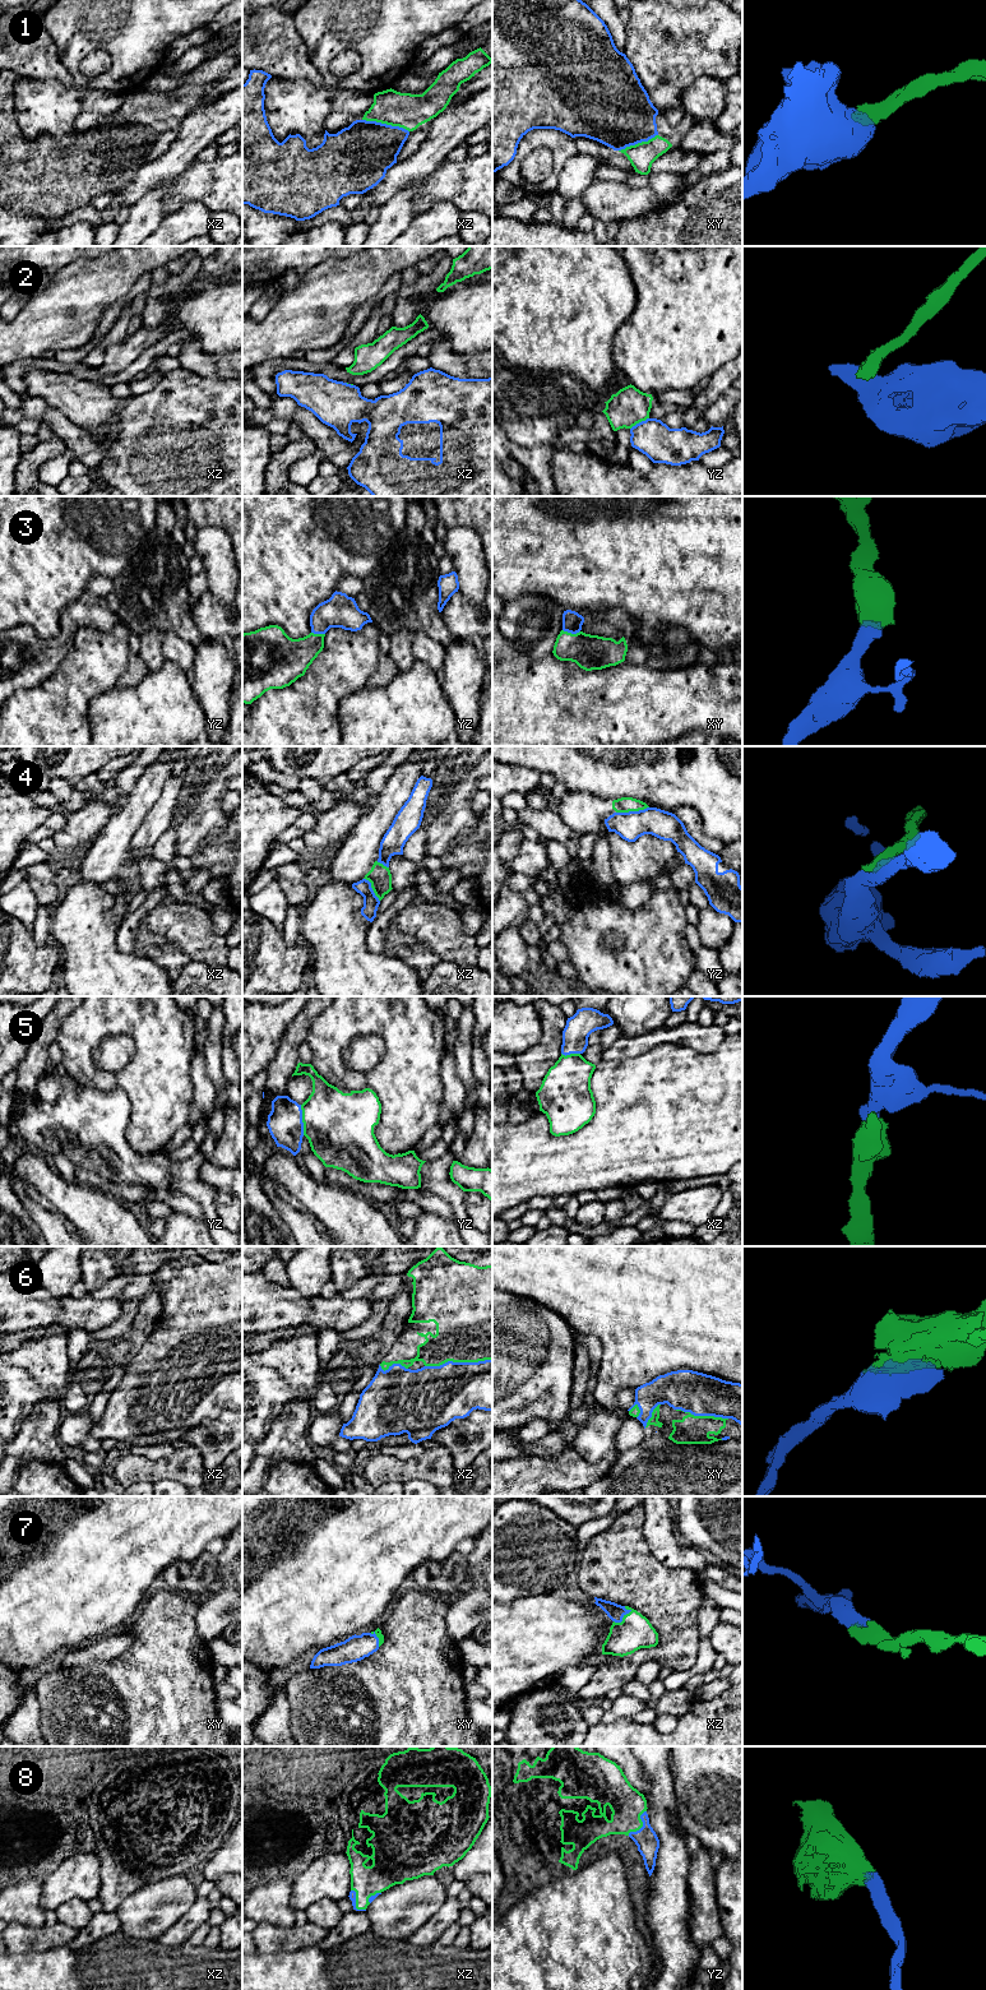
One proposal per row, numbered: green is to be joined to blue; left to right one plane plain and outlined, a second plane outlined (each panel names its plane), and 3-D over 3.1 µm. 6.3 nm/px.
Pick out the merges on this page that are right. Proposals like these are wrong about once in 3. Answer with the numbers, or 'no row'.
1, 3, 5, 6, 7, 8

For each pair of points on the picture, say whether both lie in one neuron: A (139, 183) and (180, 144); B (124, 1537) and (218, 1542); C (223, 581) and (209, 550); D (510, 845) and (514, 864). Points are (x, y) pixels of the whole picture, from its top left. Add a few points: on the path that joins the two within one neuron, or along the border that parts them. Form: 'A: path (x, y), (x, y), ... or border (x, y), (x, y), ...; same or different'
A: path (151, 175), (172, 156); same
B: border (225, 1537), (214, 1537), (204, 1550); different
C: path (222, 573), (217, 558); same
D: border (524, 840), (519, 851), (507, 862), (513, 873); different

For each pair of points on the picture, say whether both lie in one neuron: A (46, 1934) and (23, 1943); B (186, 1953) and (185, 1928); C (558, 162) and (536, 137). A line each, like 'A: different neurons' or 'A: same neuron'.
A: same neuron
B: different neurons
C: same neuron

